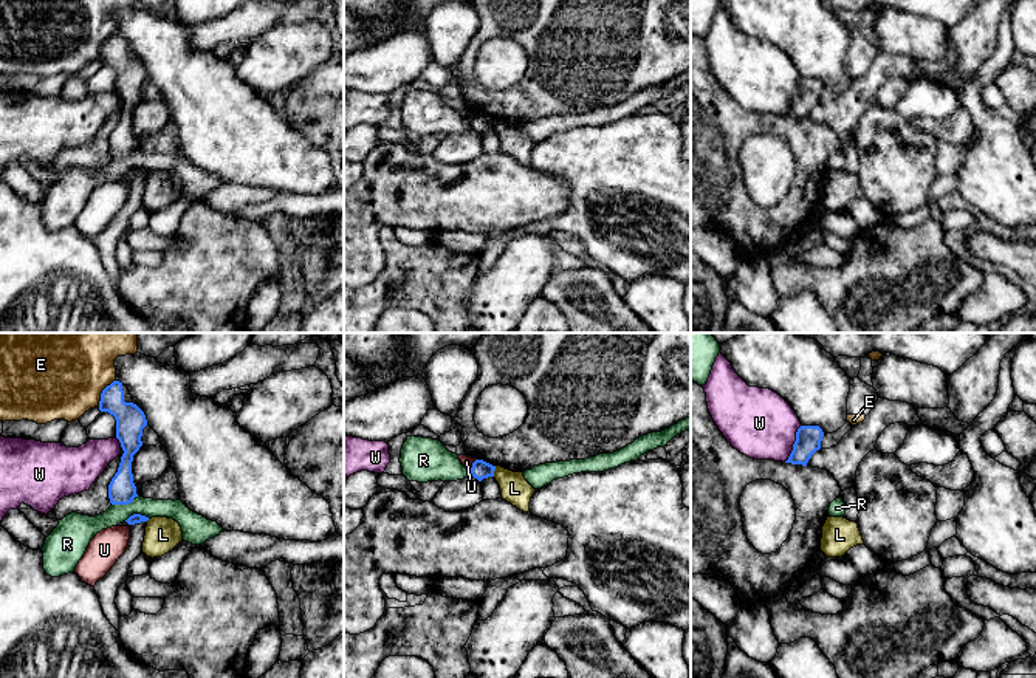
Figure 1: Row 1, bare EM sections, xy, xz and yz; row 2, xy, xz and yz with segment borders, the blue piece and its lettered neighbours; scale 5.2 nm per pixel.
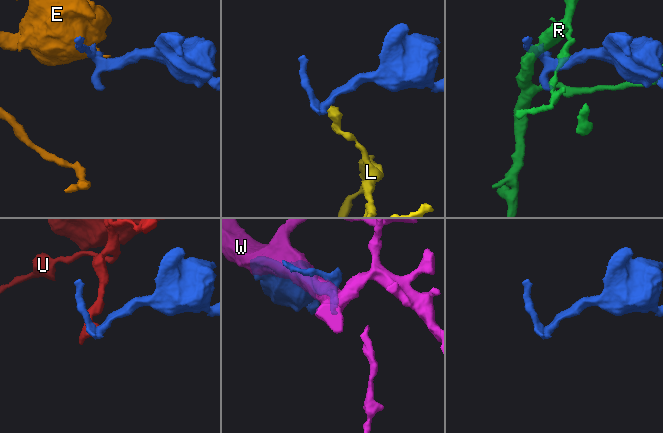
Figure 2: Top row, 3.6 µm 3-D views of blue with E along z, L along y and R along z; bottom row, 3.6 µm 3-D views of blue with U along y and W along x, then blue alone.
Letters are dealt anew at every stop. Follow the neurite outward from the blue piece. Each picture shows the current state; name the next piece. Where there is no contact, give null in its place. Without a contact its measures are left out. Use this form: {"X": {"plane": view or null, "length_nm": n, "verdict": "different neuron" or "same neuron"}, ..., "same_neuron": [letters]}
{"E": {"plane": "xy", "length_nm": 170, "verdict": "different neuron"}, "L": {"plane": "xz", "length_nm": 60, "verdict": "different neuron"}, "R": {"plane": "xy", "length_nm": 150, "verdict": "different neuron"}, "U": {"plane": "xz", "length_nm": 80, "verdict": "different neuron"}, "W": {"plane": "yz", "length_nm": 220, "verdict": "different neuron"}, "same_neuron": []}

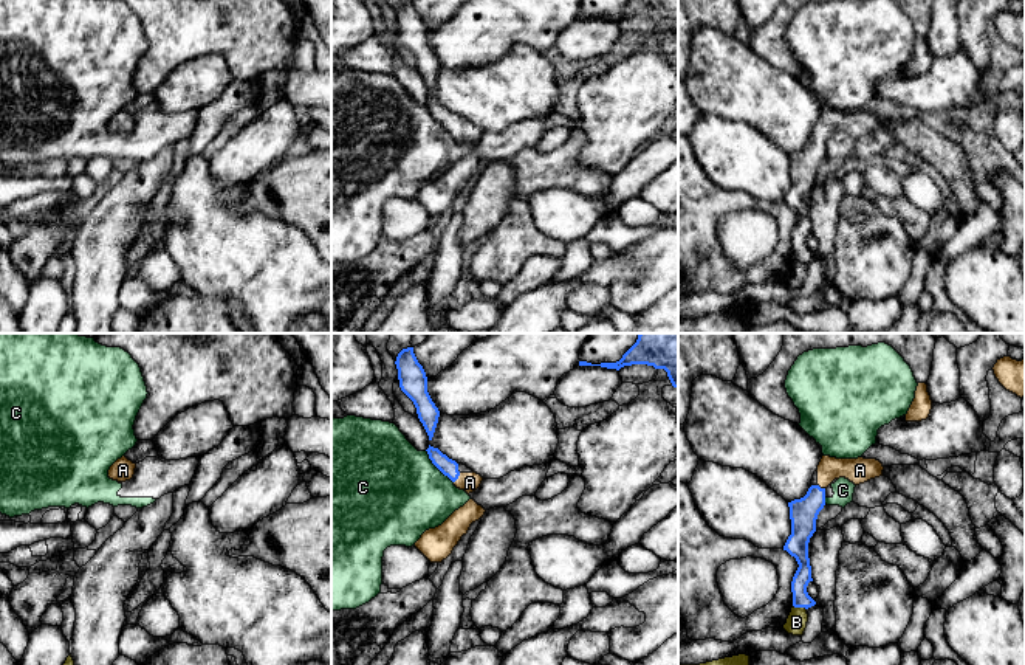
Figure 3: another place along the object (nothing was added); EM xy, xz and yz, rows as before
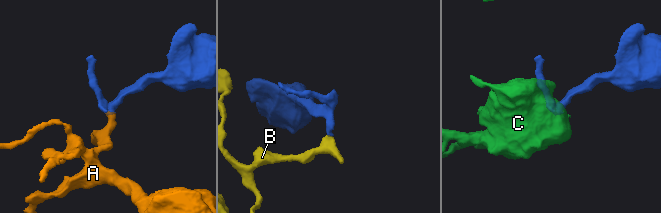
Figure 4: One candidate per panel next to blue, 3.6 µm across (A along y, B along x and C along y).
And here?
{"A": {"plane": "xz", "length_nm": 70, "verdict": "same neuron"}, "B": {"plane": "yz", "length_nm": 80, "verdict": "different neuron"}, "C": {"plane": "xz", "length_nm": 220, "verdict": "different neuron"}, "same_neuron": ["A"]}

